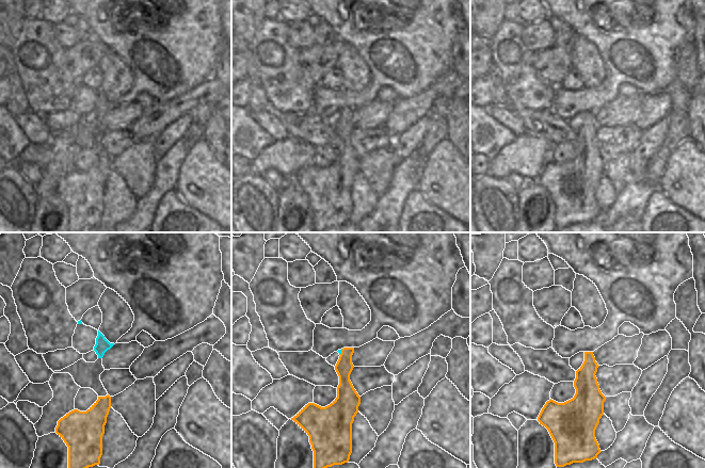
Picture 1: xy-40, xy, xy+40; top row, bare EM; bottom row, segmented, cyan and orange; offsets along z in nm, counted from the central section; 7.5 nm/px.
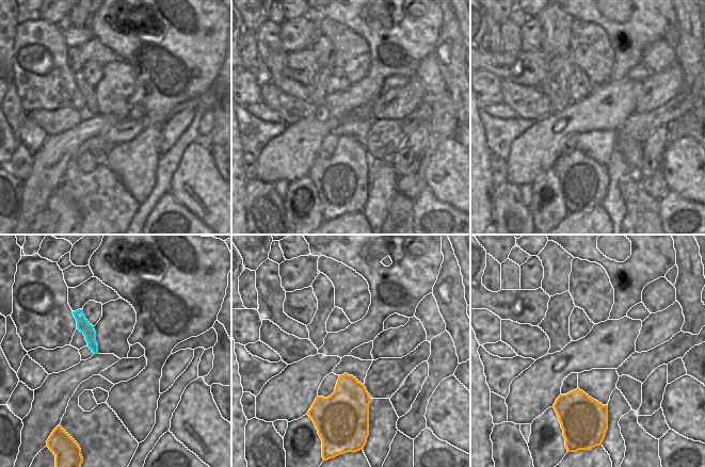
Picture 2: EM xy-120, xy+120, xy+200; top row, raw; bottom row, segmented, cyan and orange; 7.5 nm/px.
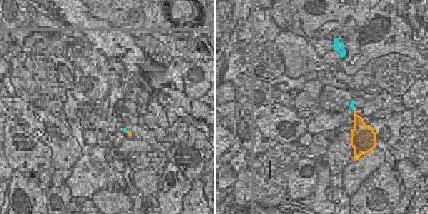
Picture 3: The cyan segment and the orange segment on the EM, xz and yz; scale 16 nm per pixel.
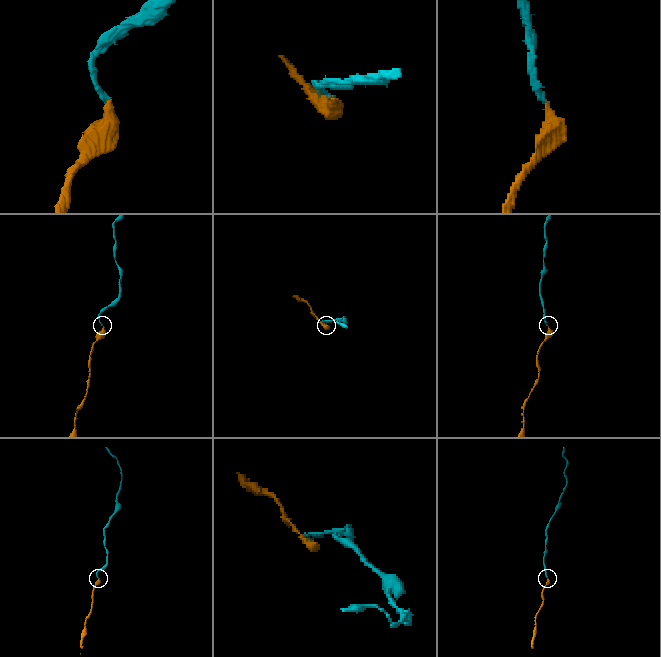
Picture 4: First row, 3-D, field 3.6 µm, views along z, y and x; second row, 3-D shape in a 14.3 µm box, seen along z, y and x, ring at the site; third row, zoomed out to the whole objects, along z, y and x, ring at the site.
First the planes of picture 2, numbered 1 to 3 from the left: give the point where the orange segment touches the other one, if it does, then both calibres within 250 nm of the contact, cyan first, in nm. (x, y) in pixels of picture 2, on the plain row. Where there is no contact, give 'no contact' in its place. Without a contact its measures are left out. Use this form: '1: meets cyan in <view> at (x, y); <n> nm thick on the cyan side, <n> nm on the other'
1: no contact
2: no contact
3: no contact

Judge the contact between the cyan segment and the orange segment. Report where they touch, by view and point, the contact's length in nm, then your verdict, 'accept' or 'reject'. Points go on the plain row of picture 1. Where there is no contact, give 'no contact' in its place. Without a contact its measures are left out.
xy (340, 113) | 50 nm | accept

